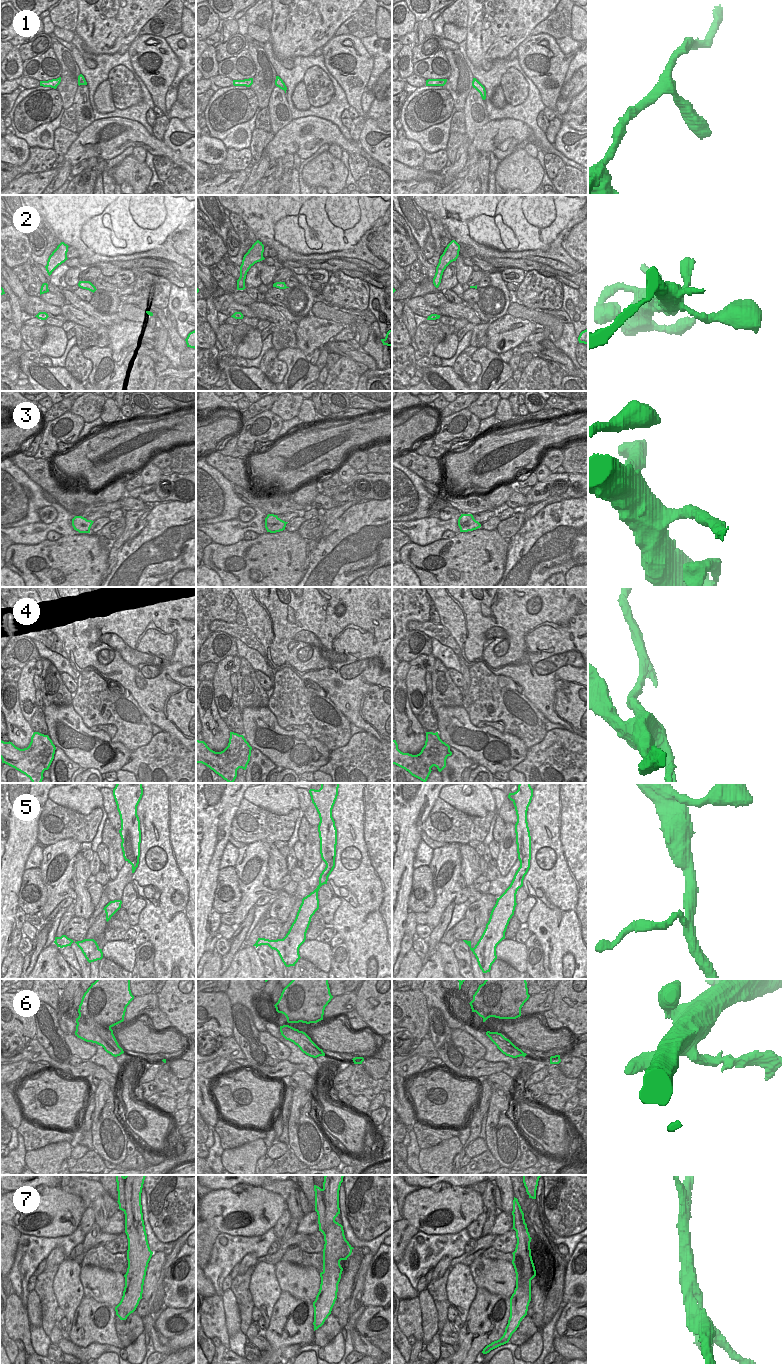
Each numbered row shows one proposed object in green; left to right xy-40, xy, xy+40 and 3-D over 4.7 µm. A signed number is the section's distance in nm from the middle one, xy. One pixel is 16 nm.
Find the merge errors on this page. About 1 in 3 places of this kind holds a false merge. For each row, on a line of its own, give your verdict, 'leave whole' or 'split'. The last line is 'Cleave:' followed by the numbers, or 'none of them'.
1: leave whole
2: leave whole
3: split
4: split
5: leave whole
6: split
7: split
Cleave: 3, 4, 6, 7

